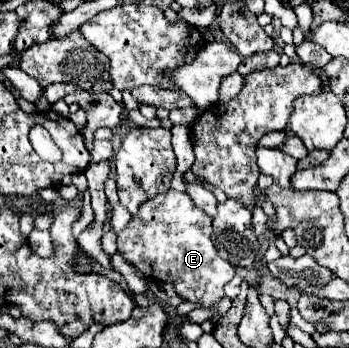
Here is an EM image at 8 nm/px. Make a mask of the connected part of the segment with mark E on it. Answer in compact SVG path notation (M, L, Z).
M167 190L167 194L159 194L145 202L139 212L131 218L127 228L119 232L117 236L117 248L123 254L123 258L131 264L135 264L143 274L147 274L153 280L169 282L175 286L177 294L183 296L189 302L201 302L201 306L213 306L223 298L223 286L235 276L235 266L231 266L227 260L223 260L213 242L211 242L211 218L199 210L191 198L185 192Z

